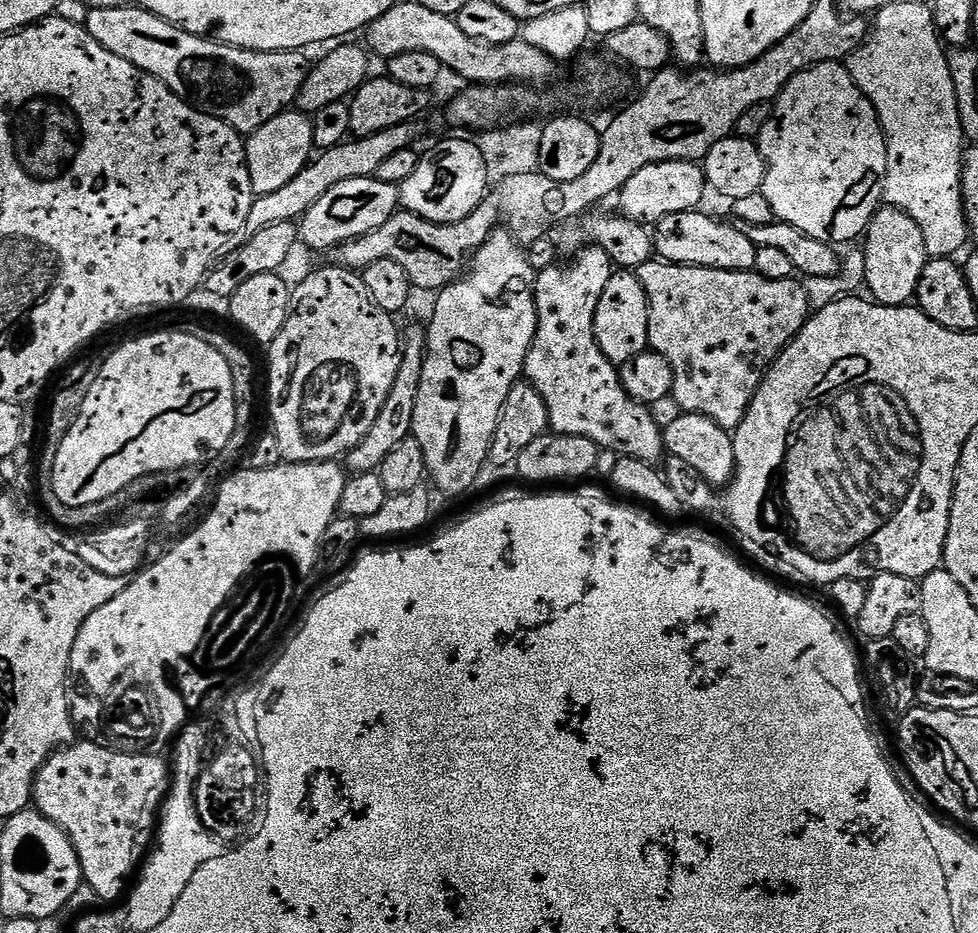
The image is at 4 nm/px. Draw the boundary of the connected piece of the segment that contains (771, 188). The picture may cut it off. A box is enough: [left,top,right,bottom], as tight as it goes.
[758,63,886,246]

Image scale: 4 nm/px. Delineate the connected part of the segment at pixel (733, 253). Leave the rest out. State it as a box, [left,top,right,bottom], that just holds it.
[652,210,756,272]

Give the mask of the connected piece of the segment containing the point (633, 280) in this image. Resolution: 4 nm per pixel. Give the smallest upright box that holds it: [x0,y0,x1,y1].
[592,271,650,365]

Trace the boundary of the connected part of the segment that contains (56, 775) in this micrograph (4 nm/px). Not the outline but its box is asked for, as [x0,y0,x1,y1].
[32,738,170,902]

